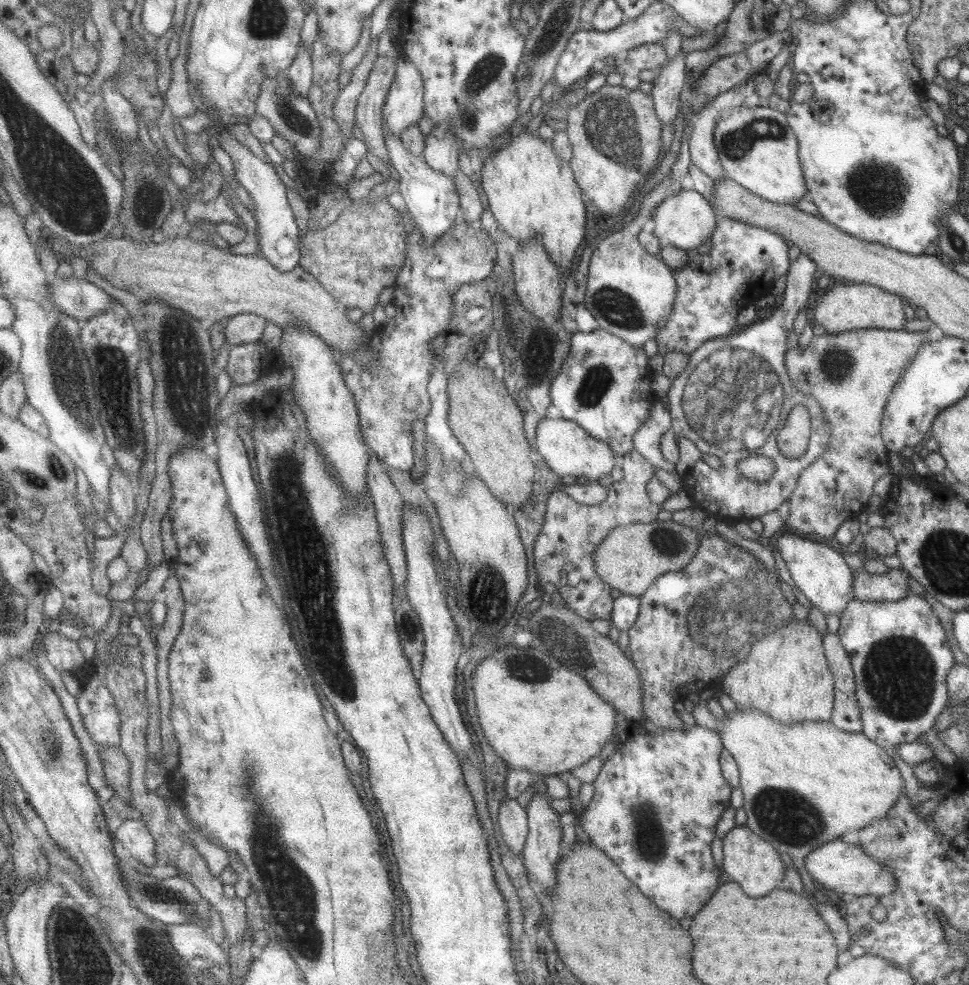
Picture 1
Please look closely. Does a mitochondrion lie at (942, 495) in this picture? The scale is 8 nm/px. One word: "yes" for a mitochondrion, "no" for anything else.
no

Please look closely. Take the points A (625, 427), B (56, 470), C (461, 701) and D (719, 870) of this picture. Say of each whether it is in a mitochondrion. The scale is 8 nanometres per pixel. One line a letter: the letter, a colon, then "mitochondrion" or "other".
A: other
B: other
C: other
D: other

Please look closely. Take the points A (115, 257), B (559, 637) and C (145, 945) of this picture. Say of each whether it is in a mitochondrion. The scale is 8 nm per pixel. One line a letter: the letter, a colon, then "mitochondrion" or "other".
A: other
B: mitochondrion
C: mitochondrion

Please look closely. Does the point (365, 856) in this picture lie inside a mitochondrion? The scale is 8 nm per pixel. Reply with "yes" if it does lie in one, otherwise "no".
no

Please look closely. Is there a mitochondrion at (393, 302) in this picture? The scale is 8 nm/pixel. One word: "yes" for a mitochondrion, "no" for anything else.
no

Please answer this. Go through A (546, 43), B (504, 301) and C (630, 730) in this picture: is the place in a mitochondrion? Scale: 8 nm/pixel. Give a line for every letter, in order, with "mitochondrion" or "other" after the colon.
A: mitochondrion
B: other
C: other

